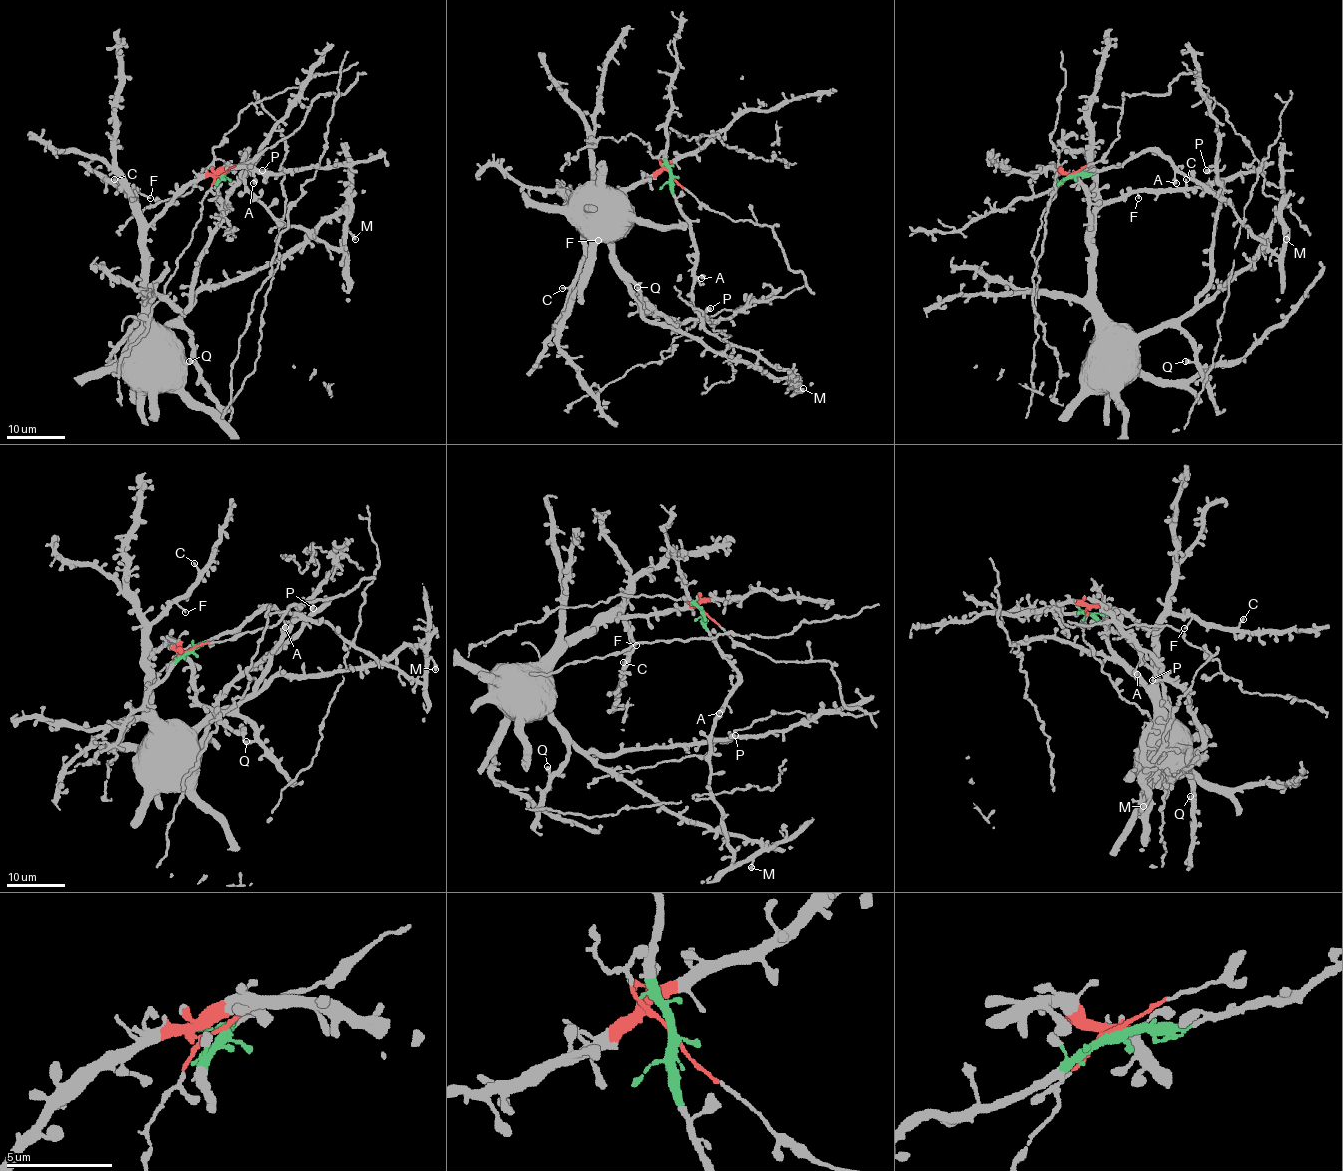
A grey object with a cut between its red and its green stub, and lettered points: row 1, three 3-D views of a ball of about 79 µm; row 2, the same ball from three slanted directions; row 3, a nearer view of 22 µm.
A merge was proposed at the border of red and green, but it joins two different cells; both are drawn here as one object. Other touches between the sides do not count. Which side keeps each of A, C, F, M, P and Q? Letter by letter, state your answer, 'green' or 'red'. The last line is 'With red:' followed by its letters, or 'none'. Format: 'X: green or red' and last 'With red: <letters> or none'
A: green
C: red
F: red
M: green
P: red
Q: red
With red: C, F, P, Q

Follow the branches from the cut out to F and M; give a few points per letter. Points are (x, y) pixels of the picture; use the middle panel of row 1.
F: (670, 175), (667, 170), (657, 170), (623, 189), (591, 194), (584, 201), (584, 236), (598, 240)
M: (670, 175), (670, 191), (696, 248), (693, 309), (702, 325), (787, 370), (793, 388), (803, 388)

